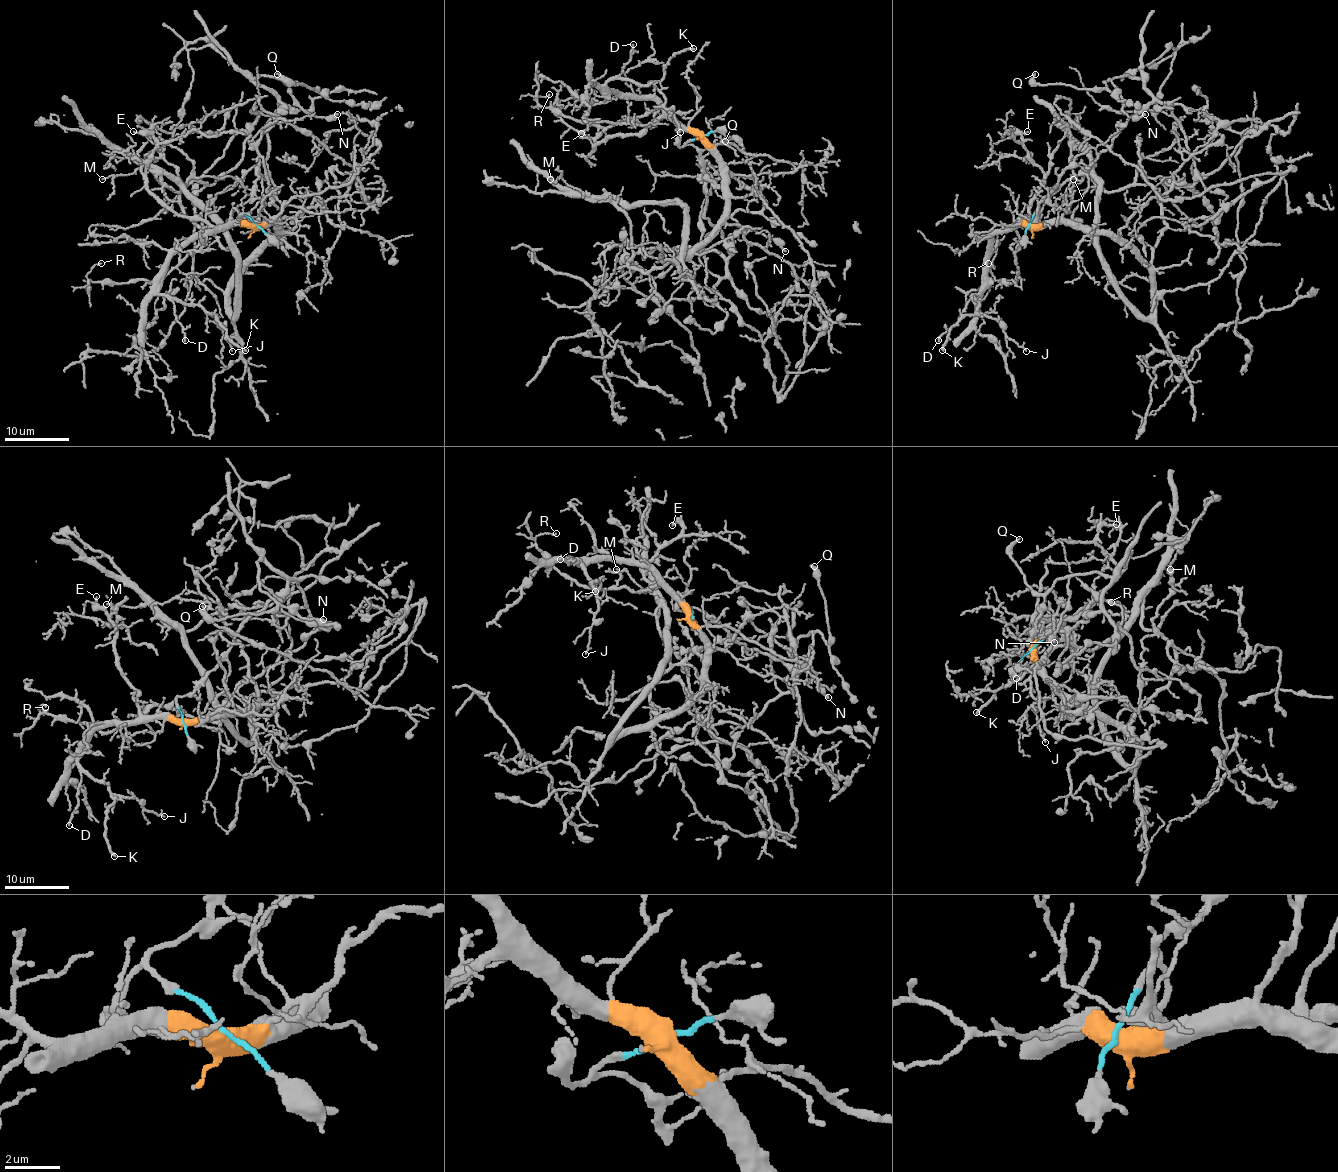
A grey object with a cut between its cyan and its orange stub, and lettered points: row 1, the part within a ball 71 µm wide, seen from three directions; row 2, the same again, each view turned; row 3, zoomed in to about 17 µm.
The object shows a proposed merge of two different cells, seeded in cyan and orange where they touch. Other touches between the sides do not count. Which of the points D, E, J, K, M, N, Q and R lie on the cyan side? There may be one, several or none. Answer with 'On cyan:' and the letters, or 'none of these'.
On cyan: N, Q

